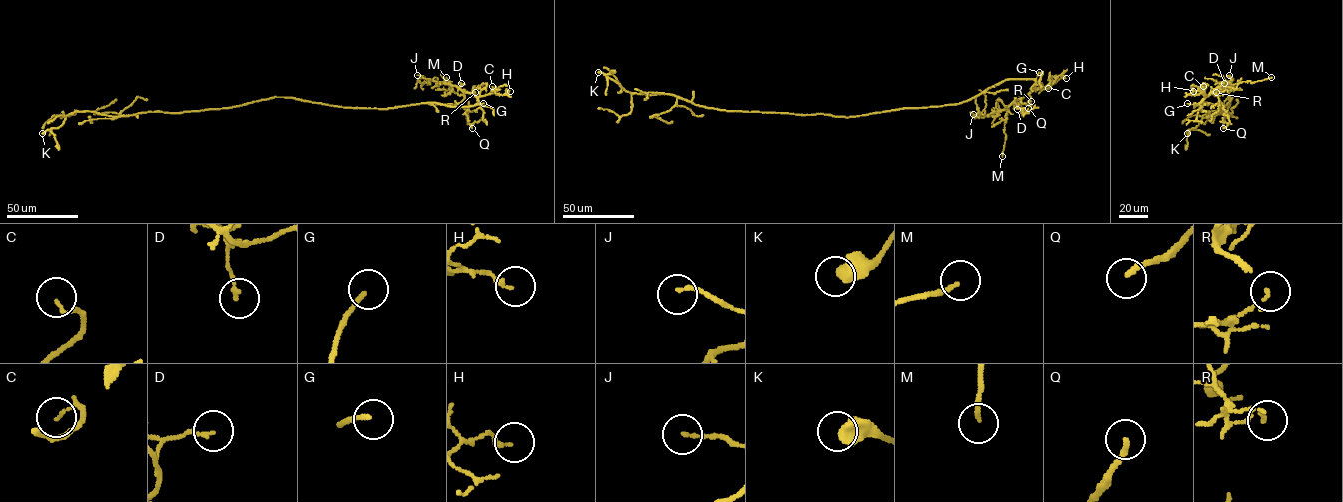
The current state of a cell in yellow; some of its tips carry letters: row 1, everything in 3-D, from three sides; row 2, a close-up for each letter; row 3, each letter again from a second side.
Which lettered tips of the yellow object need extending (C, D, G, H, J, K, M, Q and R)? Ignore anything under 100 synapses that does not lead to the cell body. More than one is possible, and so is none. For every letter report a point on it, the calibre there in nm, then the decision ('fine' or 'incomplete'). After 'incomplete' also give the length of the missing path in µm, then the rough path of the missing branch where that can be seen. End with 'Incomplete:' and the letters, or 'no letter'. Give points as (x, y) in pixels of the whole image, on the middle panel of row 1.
C: (1048, 88) | 100 nm | fine
D: (1017, 109) | 130 nm | fine
G: (1039, 72) | 140 nm | incomplete | 90 µm | (1039, 72), (1092, 9), (1105, 3)
H: (1066, 78) | 160 nm | fine
J: (973, 114) | 150 nm | fine
K: (598, 72) | 600 nm | fine
M: (1002, 156) | 160 nm | fine
Q: (1028, 108) | 200 nm | fine
R: (1031, 101) | 90 nm | fine
Incomplete: G

